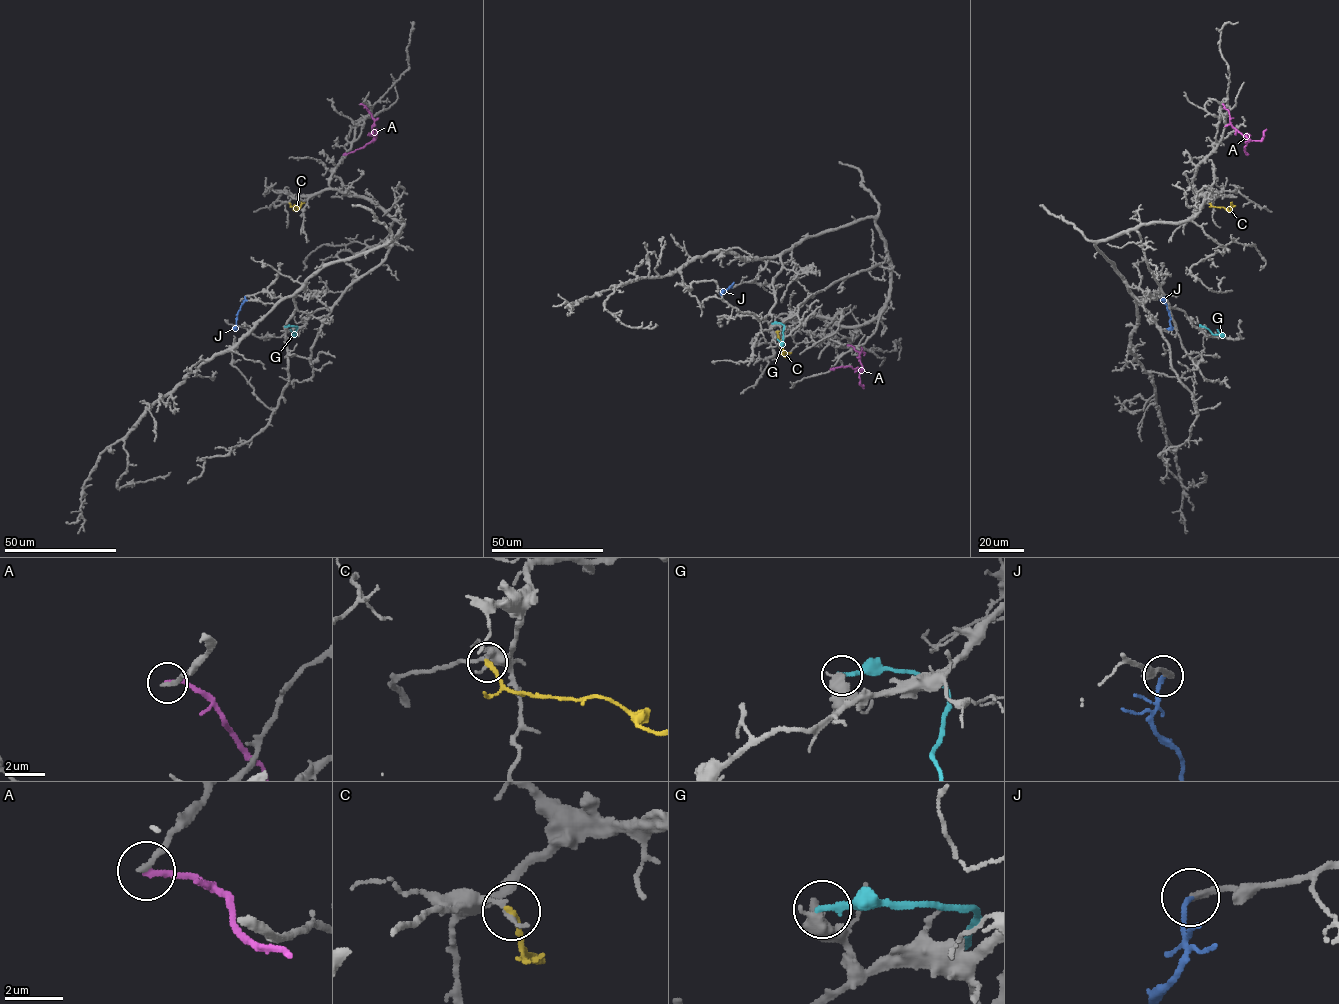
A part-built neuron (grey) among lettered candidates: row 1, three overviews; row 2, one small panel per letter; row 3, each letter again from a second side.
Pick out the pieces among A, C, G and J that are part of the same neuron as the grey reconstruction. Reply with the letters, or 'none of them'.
J

